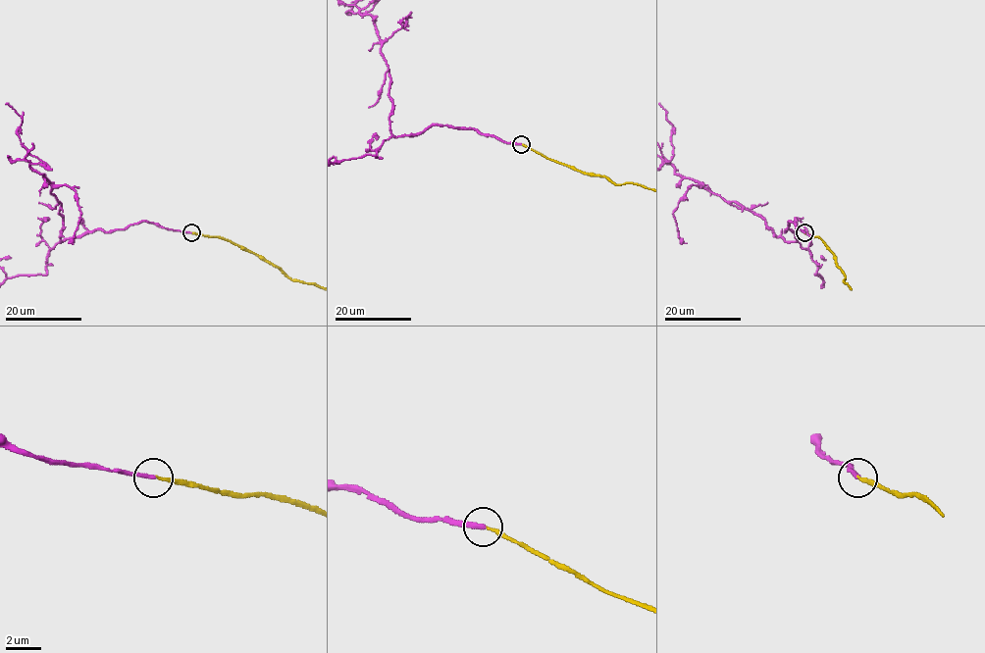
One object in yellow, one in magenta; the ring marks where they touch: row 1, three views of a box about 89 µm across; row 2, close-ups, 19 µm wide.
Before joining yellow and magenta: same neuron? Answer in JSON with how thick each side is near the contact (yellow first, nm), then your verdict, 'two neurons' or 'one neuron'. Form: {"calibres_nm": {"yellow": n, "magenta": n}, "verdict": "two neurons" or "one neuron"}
{"calibres_nm": {"yellow": 150, "magenta": 280}, "verdict": "one neuron"}

